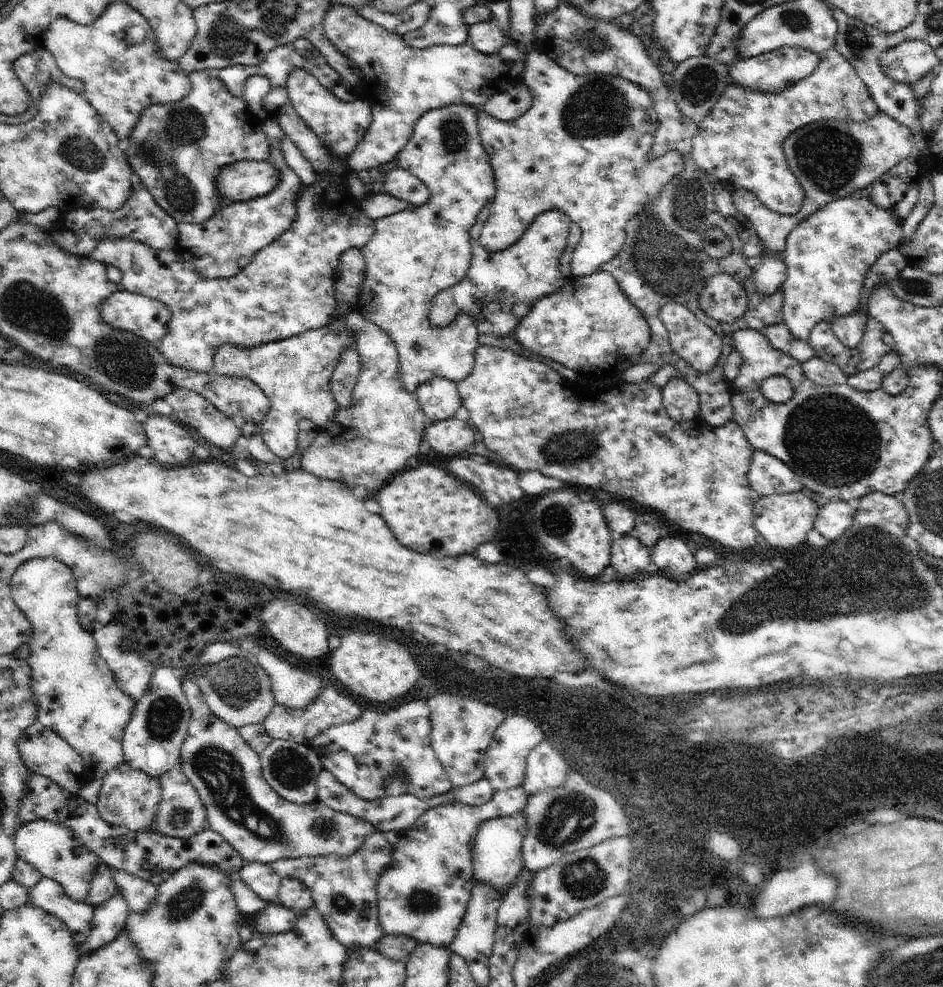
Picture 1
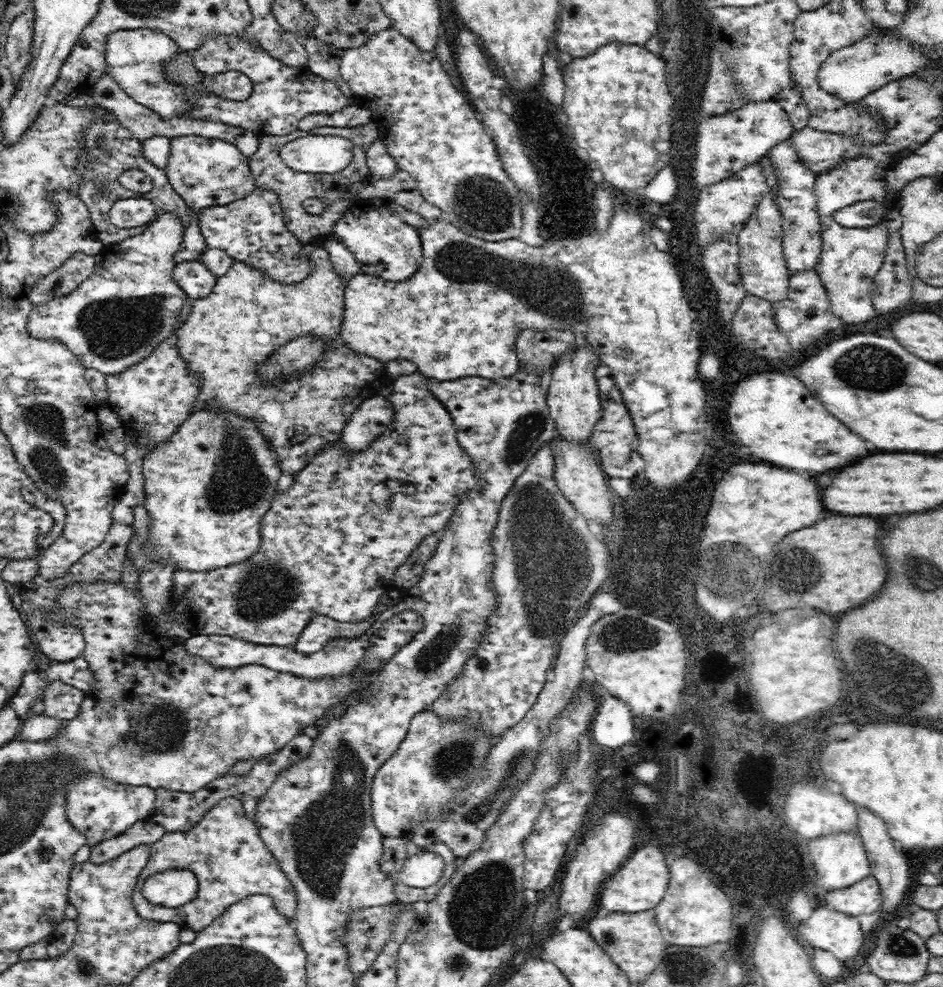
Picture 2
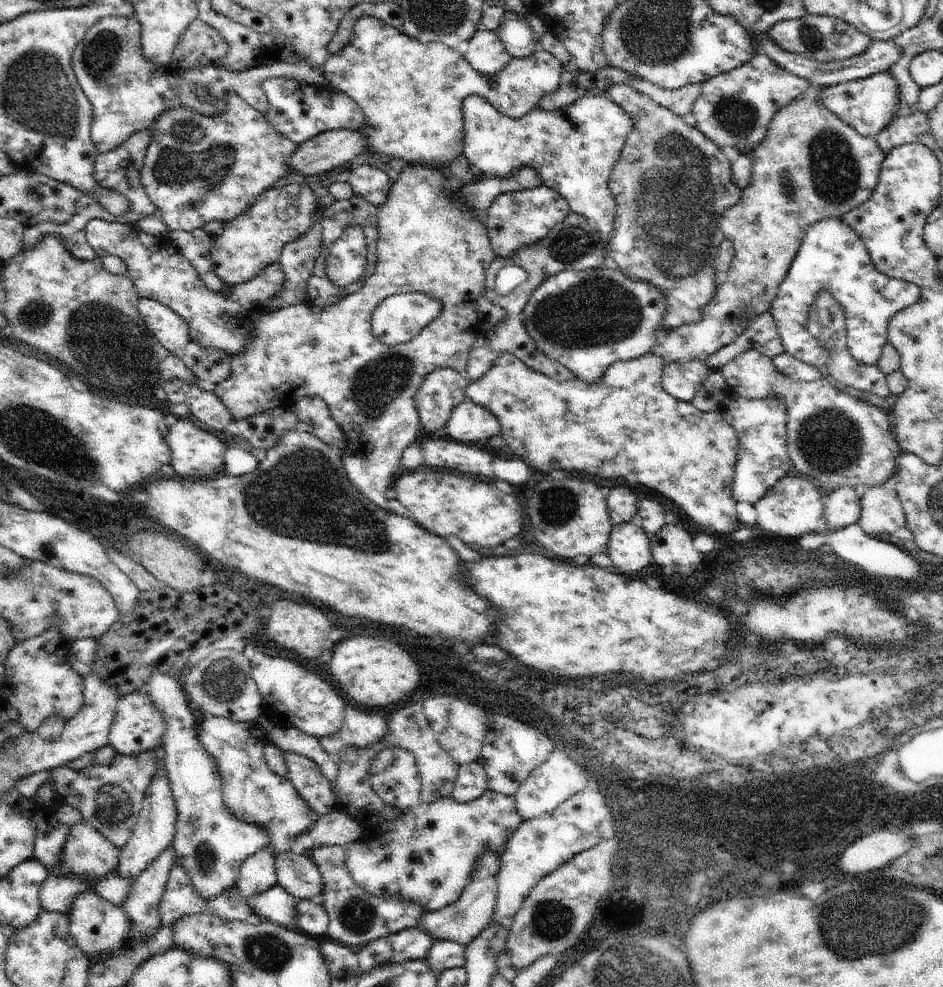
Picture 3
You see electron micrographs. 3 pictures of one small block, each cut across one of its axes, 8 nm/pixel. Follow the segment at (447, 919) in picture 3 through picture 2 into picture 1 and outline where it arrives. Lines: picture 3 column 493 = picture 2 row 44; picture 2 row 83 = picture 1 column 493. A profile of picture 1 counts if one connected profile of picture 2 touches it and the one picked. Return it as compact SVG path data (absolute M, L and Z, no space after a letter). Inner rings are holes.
M525 812L511 816L511 818L495 818L495 820L485 820L479 824L475 832L475 840L471 846L471 868L473 868L473 880L471 884L483 884L495 890L497 894L507 894L515 880L519 878L523 870L523 860L521 860L521 844L527 832L527 822L525 822Z

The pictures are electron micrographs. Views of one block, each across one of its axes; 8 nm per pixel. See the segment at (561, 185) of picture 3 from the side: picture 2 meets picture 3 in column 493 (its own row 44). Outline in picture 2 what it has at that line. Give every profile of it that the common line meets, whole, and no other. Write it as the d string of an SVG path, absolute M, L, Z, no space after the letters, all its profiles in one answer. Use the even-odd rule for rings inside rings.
M138 28L138 30L120 30L108 36L108 52L106 52L106 72L120 84L128 96L138 102L142 108L150 108L158 118L170 122L186 114L190 104L190 94L186 94L186 86L168 82L166 66L180 52L180 46L164 32Z

